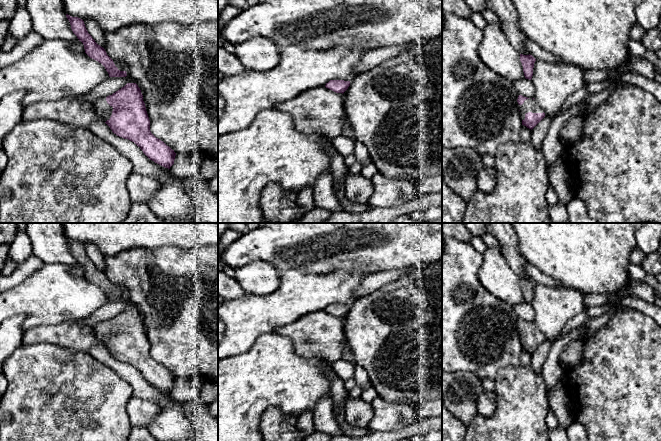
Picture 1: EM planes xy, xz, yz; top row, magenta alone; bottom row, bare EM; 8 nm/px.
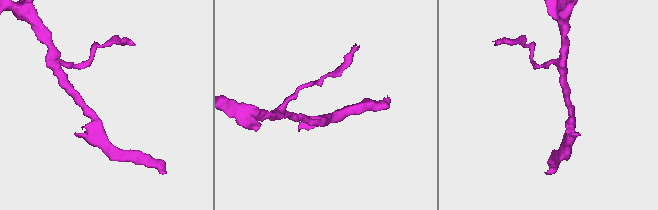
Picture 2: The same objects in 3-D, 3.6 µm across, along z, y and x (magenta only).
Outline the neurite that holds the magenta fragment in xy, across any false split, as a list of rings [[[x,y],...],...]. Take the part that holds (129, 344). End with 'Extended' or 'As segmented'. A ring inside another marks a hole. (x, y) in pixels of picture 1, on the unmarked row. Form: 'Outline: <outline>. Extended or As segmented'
Outline: [[[136,307],[94,326],[94,332],[119,361],[134,366],[155,387],[170,393],[176,377],[150,355],[150,344],[143,319]]]. Extended

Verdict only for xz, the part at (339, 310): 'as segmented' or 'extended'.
as segmented

